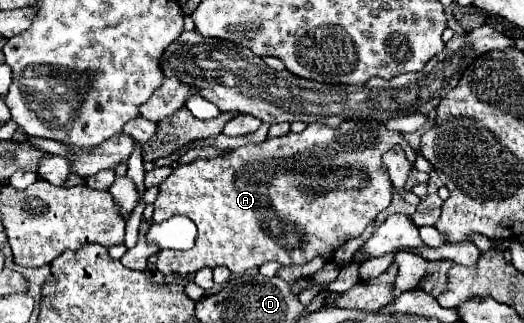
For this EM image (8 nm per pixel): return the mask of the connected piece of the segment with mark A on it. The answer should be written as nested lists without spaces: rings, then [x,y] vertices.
[[[347,120],[339,128],[311,124],[301,134],[291,132],[281,138],[243,146],[227,160],[195,160],[177,166],[159,186],[153,220],[161,222],[163,216],[183,214],[197,224],[199,234],[191,250],[161,250],[157,260],[159,272],[191,274],[203,266],[227,266],[231,272],[241,274],[259,268],[269,260],[291,266],[305,264],[315,256],[329,258],[335,248],[343,246],[349,238],[359,236],[365,226],[389,206],[391,190],[387,190],[387,168],[383,168],[381,156],[395,144],[407,148],[407,159],[414,164],[417,152],[403,142],[399,132],[391,132],[377,122]]]

